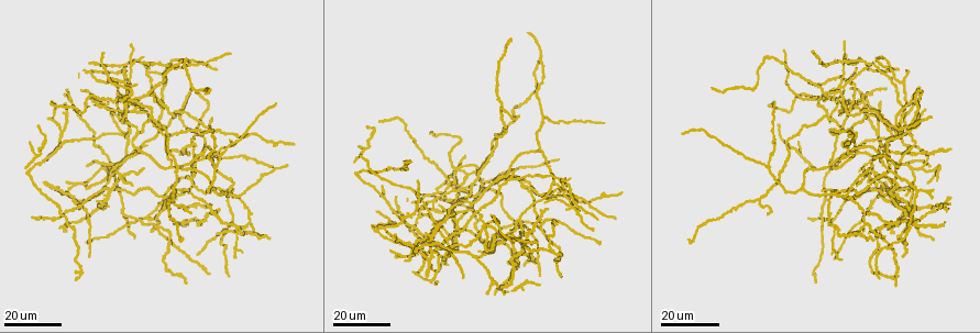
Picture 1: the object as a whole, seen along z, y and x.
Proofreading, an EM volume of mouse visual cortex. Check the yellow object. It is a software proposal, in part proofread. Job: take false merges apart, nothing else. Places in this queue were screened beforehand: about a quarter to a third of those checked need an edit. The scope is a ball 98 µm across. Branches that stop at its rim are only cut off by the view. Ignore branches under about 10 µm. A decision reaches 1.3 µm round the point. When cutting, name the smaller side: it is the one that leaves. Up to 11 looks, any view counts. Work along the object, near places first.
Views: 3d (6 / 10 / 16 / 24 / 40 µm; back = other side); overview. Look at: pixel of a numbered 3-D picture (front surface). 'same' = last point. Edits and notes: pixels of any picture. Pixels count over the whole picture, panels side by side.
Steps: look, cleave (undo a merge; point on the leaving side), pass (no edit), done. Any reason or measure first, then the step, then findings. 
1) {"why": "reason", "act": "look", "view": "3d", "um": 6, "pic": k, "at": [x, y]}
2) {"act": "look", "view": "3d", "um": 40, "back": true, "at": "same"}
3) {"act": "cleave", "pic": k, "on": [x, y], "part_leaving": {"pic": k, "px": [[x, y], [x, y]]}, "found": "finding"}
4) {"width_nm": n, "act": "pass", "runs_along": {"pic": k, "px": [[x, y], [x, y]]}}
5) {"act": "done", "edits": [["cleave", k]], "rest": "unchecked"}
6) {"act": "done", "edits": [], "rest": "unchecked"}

{"why": "two arms in line, one across", "act": "look", "view": "3d", "um": 24, "pic": 1, "at": [836, 229]}

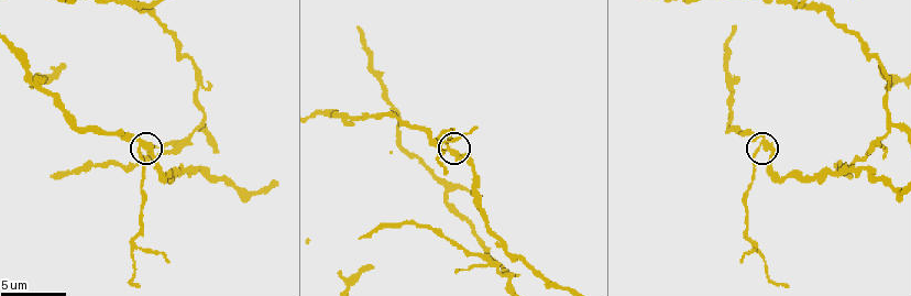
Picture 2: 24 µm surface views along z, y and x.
{"why": "zoom in", "act": "look", "view": "3d", "um": 10, "pic": 2, "at": [761, 144]}

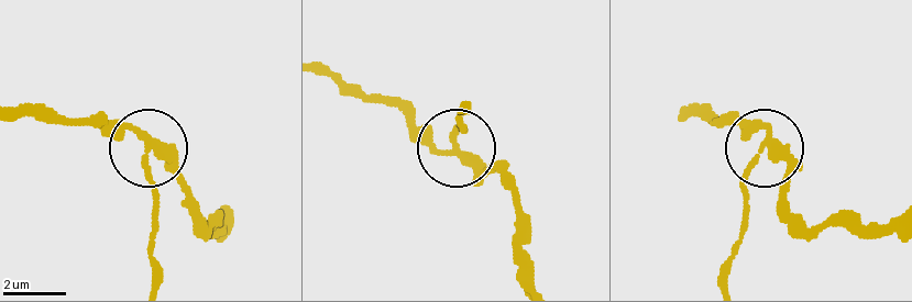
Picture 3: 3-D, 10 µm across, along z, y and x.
{"width_nm": 250, "act": "pass", "found": "continuous, no second neuron"}

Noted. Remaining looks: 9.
{"why": "branch point", "act": "look", "view": "3d", "um": 10, "pic": 2, "at": [451, 190]}

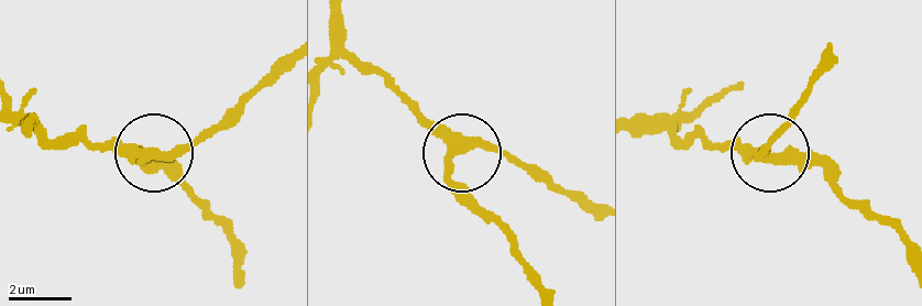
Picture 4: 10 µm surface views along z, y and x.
{"side_arm_um": 26, "act": "pass", "runs_along": {"pic": 4, "px": [[332, 17], [340, 48], [387, 79], [450, 143], [535, 166]]}, "found": "all the same neuron"}

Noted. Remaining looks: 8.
{"why": "four or more arms meet", "act": "look", "view": "3d", "um": 16, "pic": 1, "at": [554, 180]}

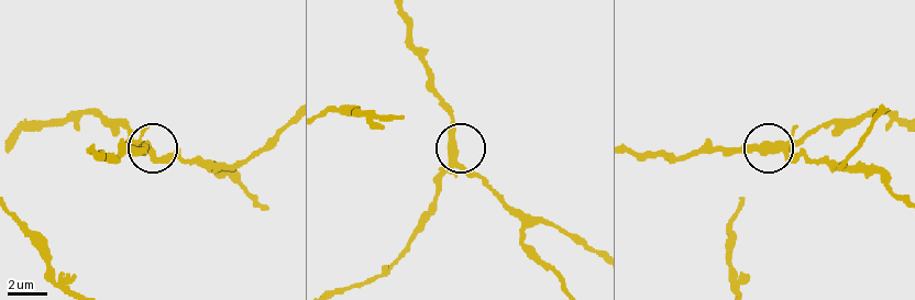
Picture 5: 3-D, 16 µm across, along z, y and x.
{"act": "look", "view": "3d", "um": 6, "pic": 5, "at": [455, 163]}

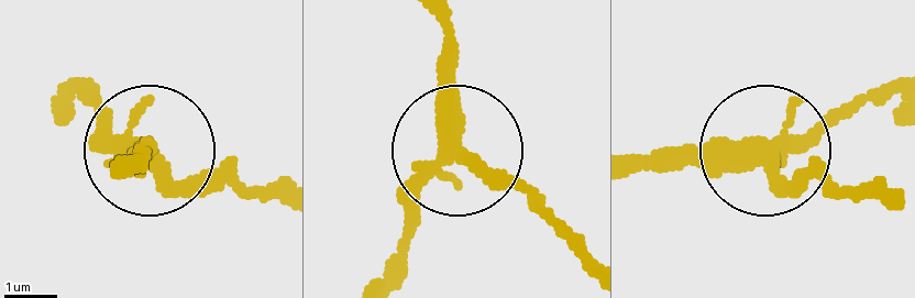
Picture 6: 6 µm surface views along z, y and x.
{"act": "pass", "runs_along": {"pic": 6, "px": [[120, 159], [274, 186]]}, "found": "all the same neuron"}

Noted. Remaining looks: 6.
{"why": "four or more arms meet", "act": "look", "view": "3d", "um": 24, "pic": 1, "at": [524, 189]}

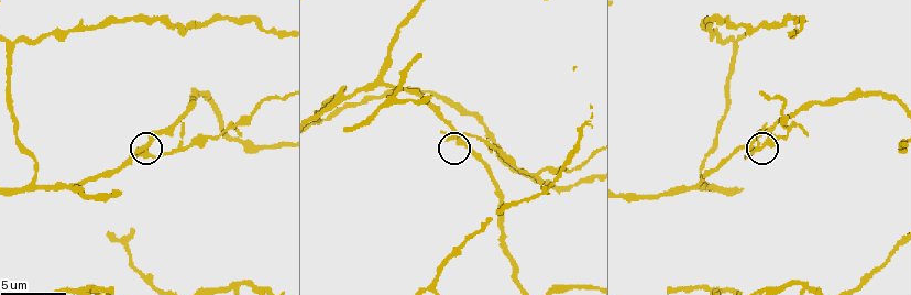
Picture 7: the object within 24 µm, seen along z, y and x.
{"act": "look", "view": "3d", "um": 6, "pic": 7, "at": [750, 144]}

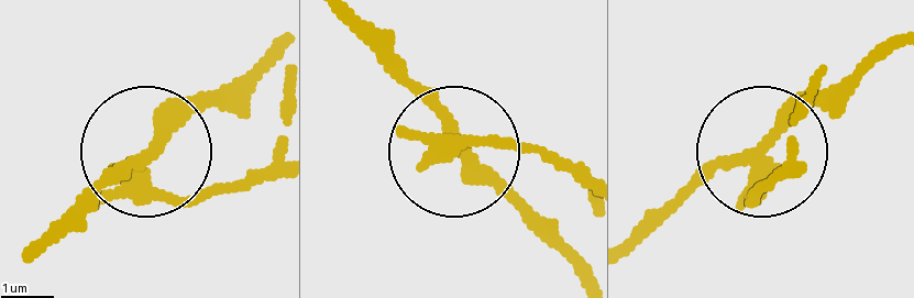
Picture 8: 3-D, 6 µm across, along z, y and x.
{"width_nm": 300, "act": "cleave", "pic": 8, "on": [208, 196], "found": "two neurons meet here"}

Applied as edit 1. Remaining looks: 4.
{"act": "look", "view": "overview"}

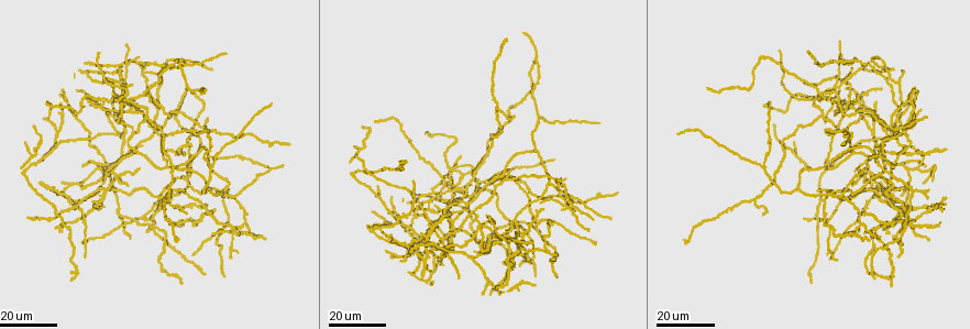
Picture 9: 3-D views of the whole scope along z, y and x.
{"why": "a fork", "act": "look", "view": "3d", "um": 24, "pic": 9, "at": [165, 167]}

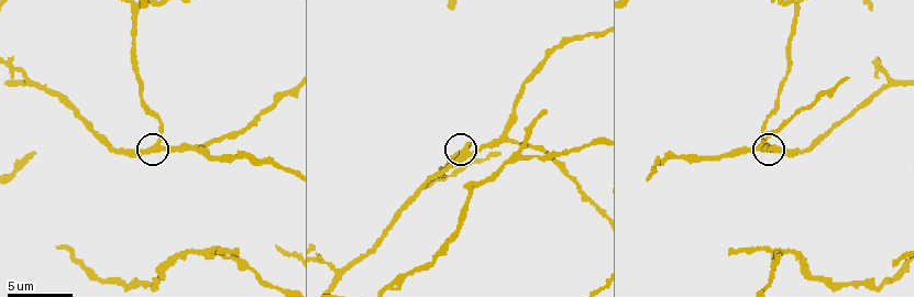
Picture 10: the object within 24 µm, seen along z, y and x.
{"act": "look", "view": "3d", "um": 6, "pic": 10, "at": [464, 148]}

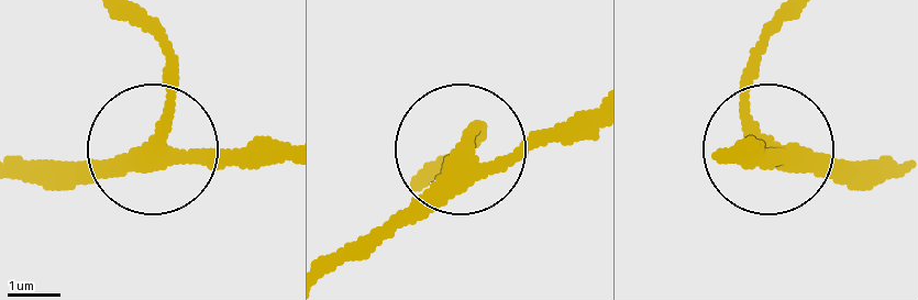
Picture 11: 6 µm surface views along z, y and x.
{"width_nm": 290, "act": "pass", "runs_along": {"pic": 11, "px": [[278, 165], [152, 148], [174, 100], [161, 25]]}, "found": "continuous, no second neuron"}

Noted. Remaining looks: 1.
{"act": "done", "edits": [["cleave", 8]], "rest": "unchecked"}

